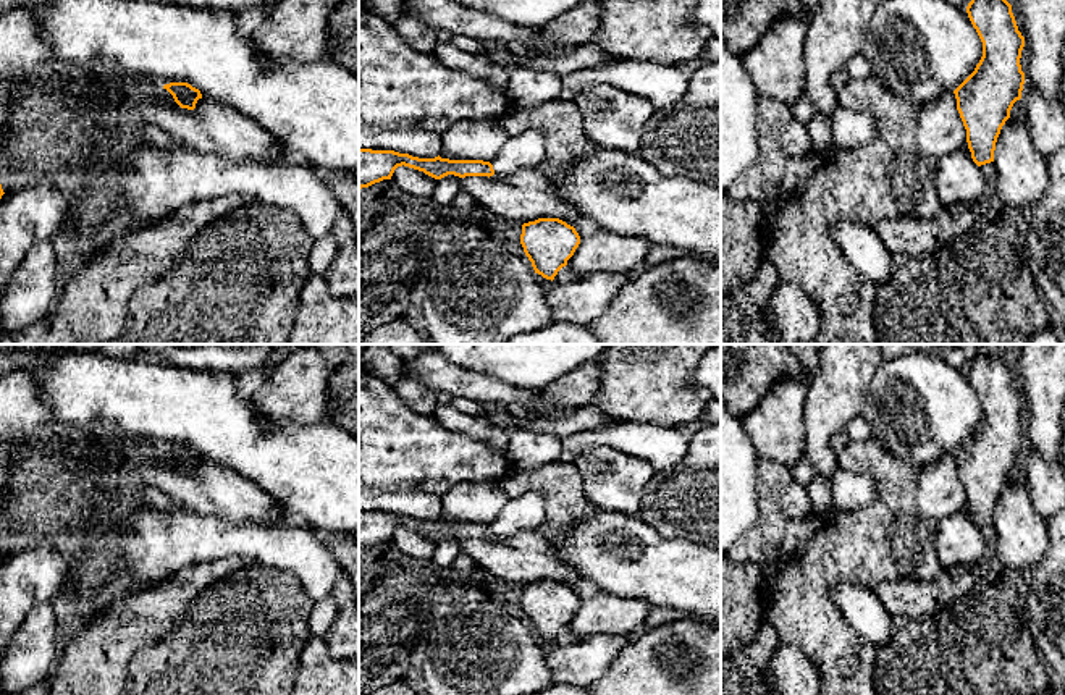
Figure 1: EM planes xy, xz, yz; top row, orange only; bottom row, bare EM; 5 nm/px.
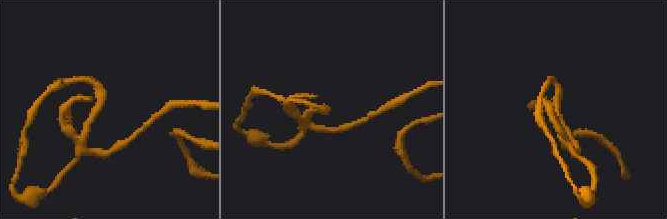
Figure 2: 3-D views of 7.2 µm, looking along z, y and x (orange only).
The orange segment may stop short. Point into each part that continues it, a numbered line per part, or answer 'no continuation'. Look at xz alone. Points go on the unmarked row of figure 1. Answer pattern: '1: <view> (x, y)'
1: xz (526, 558)

